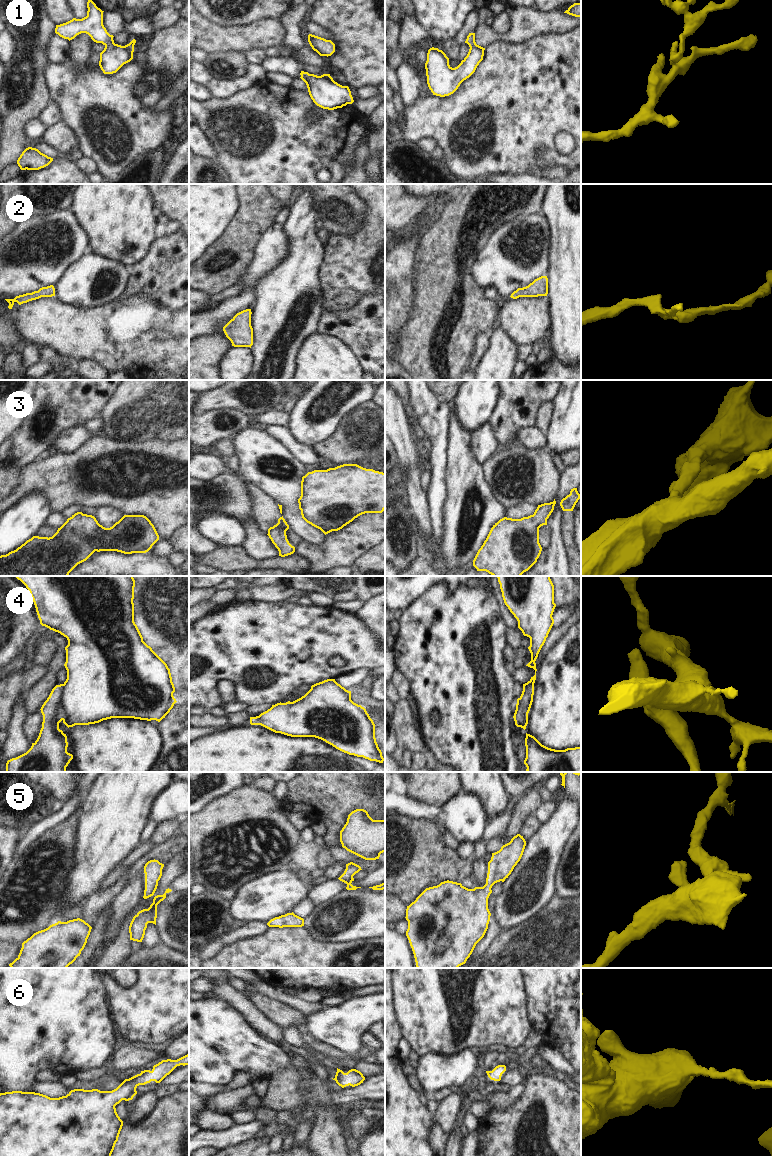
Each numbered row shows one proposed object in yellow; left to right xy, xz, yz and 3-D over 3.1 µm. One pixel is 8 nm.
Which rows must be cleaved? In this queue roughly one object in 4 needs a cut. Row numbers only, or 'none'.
4

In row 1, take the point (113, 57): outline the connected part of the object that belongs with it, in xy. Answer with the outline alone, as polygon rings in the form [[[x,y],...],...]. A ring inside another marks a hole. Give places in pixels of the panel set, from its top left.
[[[92,0],[87,2],[87,16],[82,19],[72,20],[56,25],[55,33],[69,41],[81,33],[88,34],[96,43],[102,43],[105,48],[100,53],[99,66],[104,74],[116,73],[124,64],[133,59],[133,39],[129,44],[121,46],[114,43],[113,35],[110,35],[103,25],[103,12]]]

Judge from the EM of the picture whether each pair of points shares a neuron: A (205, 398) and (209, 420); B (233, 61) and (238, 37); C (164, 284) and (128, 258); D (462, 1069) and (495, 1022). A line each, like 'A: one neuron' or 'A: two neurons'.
A: two neurons
B: two neurons
C: two neurons
D: two neurons

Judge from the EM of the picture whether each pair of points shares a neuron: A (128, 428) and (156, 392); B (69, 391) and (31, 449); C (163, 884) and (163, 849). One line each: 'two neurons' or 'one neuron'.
A: one neuron
B: one neuron
C: two neurons

